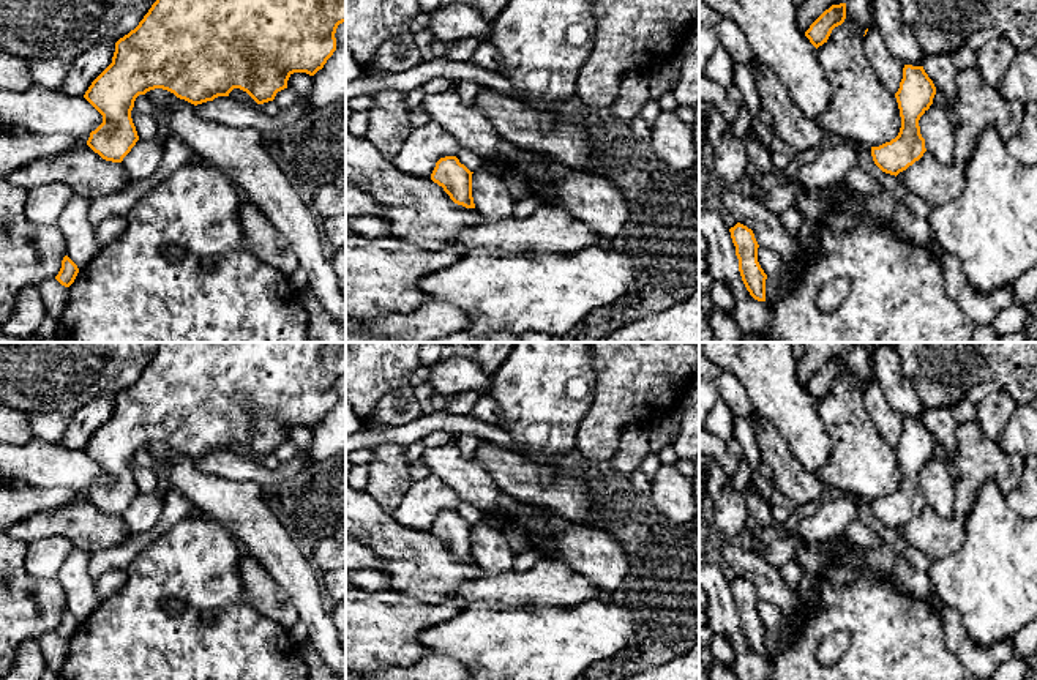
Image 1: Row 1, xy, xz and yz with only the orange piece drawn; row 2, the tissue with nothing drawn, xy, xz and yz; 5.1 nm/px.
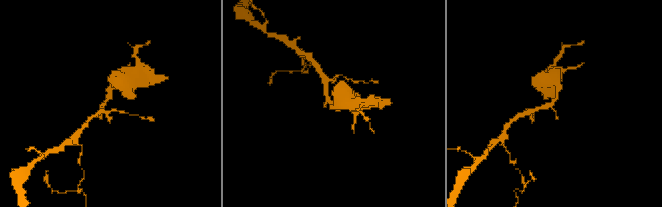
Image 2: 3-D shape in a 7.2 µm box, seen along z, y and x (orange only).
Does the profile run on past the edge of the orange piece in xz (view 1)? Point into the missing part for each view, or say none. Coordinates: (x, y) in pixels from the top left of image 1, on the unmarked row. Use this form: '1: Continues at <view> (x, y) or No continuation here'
1: No continuation here

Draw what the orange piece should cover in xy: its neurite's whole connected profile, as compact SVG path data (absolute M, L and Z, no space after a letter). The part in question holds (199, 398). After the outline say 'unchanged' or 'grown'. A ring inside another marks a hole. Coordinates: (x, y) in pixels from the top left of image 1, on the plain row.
M163 342L139 379L115 396L112 417L92 435L84 448L84 451L103 469L103 476L90 486L87 499L103 513L122 516L139 494L131 472L134 454L139 448L145 448L155 442L167 443L194 459L213 454L218 450L229 450L234 442L246 445L257 458L273 454L278 445L287 442L287 434L294 426L314 429L324 421L327 413L336 404L335 387L343 375L346 375L346 342Z | unchanged

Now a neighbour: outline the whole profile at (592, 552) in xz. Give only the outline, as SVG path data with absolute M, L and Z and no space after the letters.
M567 524L554 529L551 557L608 593L617 593L630 560L622 544L605 529Z

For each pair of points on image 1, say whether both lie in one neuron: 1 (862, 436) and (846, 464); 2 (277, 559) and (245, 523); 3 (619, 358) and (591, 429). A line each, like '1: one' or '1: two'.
1: one
2: one
3: one

